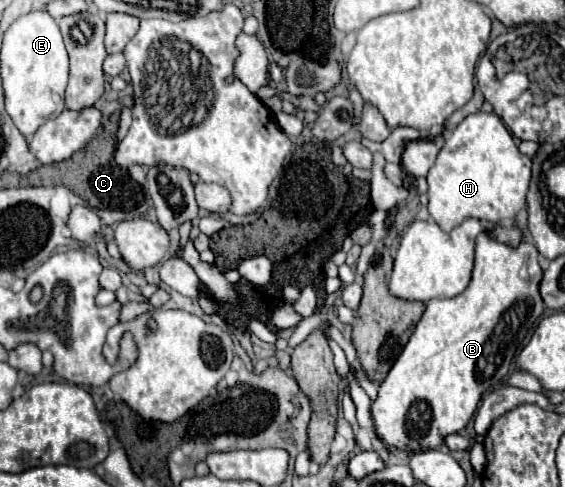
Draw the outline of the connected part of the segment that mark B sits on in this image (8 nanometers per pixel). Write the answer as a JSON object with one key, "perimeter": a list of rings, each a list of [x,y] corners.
{"perimeter":[[[485,233],[479,235],[475,247],[475,269],[469,287],[457,297],[433,299],[427,303],[413,335],[379,385],[377,399],[371,403],[375,433],[387,447],[397,447],[409,455],[441,449],[447,435],[459,433],[467,427],[483,393],[507,377],[515,349],[545,309],[539,297],[539,281],[541,267],[537,263],[537,249],[527,237],[517,249],[511,249],[493,241]]]}

